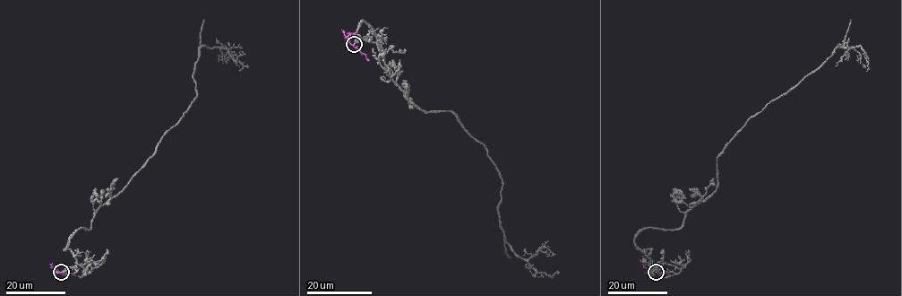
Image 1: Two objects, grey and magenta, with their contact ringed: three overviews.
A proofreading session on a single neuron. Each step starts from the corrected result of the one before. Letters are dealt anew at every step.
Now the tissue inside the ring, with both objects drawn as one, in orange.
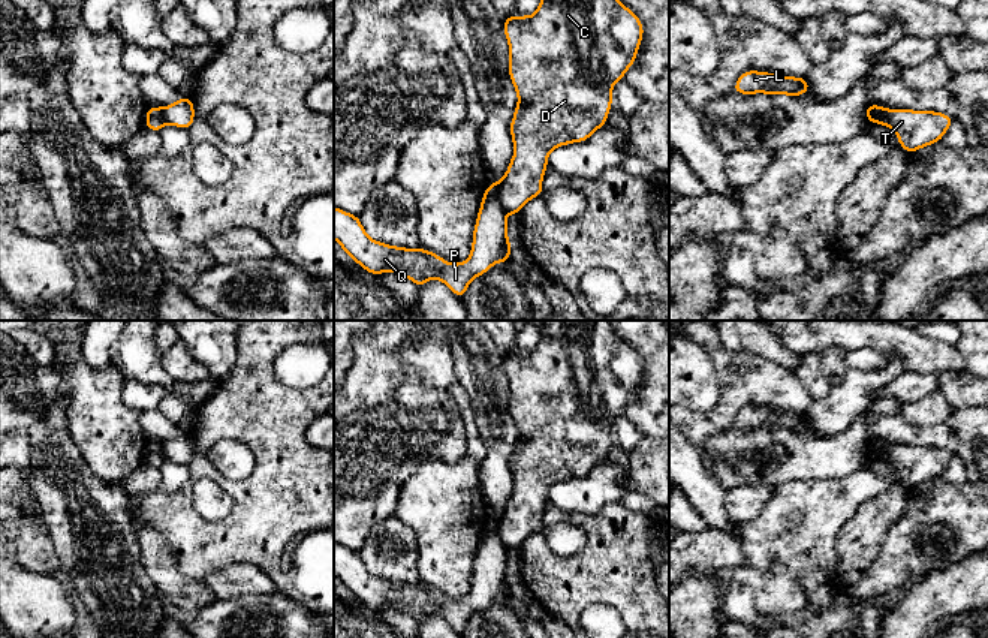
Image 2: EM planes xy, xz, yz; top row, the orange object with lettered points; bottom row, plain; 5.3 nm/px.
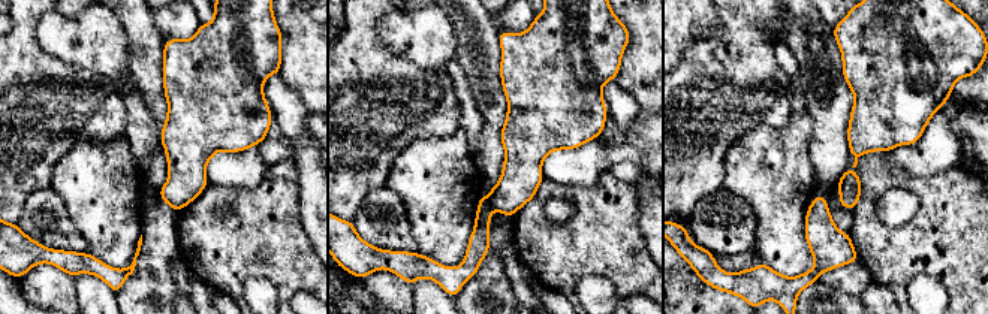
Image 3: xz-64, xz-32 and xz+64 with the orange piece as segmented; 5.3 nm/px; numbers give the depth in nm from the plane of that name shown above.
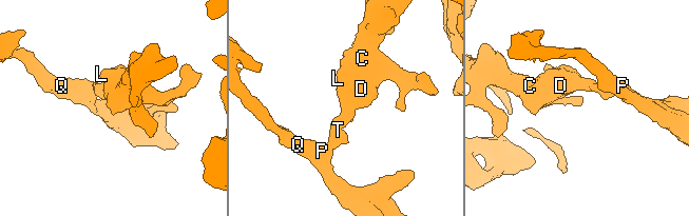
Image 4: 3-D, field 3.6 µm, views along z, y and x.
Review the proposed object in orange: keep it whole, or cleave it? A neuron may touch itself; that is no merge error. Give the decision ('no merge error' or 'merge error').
merge error

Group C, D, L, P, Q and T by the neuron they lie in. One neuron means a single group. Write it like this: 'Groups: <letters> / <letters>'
Groups: C D L / P Q T

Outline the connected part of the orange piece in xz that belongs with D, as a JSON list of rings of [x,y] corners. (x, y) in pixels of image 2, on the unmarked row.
[[[543,320],[540,340],[533,350],[507,352],[503,358],[509,379],[509,412],[518,430],[518,440],[509,463],[513,493],[504,512],[495,520],[501,542],[510,550],[519,550],[530,535],[543,529],[542,514],[548,490],[560,481],[587,476],[608,457],[612,421],[623,415],[635,398],[644,362],[638,350],[618,335],[611,320]]]

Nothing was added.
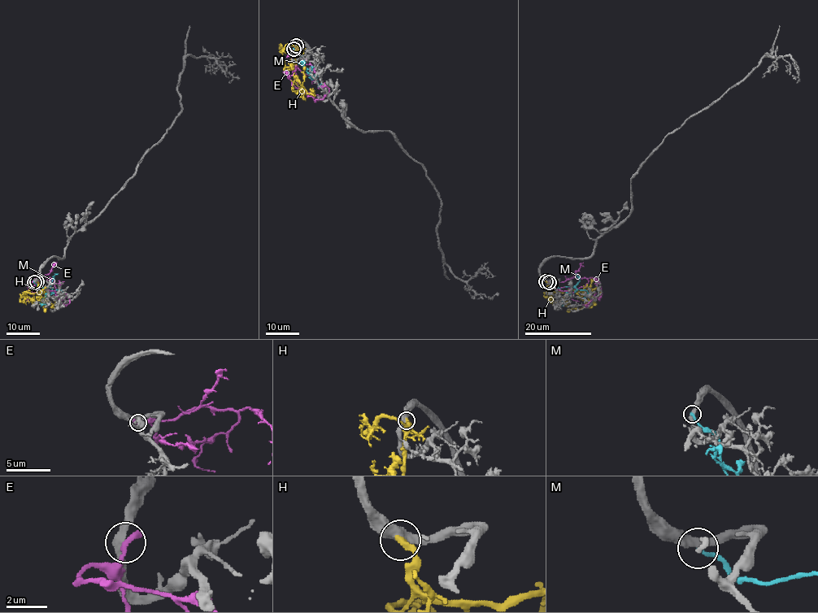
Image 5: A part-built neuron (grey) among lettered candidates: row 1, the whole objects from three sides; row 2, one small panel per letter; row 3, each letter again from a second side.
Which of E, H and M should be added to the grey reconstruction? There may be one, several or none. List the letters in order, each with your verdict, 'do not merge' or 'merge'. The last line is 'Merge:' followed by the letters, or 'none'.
E: do not merge
H: merge
M: do not merge
Merge: H

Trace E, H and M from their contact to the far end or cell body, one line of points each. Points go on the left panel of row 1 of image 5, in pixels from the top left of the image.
E: (35, 283), (36, 277), (52, 280), (56, 295), (60, 299), (67, 296), (69, 302), (62, 306), (59, 302)
H: (36, 281), (36, 291), (34, 291), (45, 311)
M: (34, 282), (39, 287), (48, 286), (52, 289), (52, 293), (43, 298), (43, 302), (39, 302)

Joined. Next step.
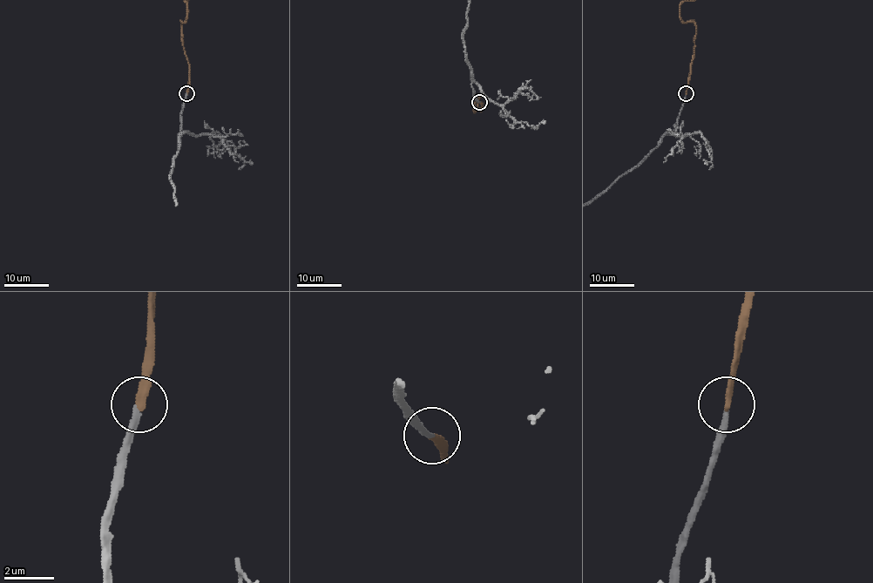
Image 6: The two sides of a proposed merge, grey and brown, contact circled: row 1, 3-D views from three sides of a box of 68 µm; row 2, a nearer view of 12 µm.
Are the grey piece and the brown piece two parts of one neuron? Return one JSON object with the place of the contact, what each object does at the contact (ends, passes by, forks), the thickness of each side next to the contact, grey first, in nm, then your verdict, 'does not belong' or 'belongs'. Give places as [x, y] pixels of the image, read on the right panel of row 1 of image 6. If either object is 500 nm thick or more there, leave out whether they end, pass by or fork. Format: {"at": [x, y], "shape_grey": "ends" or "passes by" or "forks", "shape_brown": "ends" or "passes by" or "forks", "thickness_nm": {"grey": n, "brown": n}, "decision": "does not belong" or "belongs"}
{"at": [686, 93], "shape_grey": "ends", "shape_brown": "ends", "thickness_nm": {"grey": 200, "brown": 280}, "decision": "belongs"}

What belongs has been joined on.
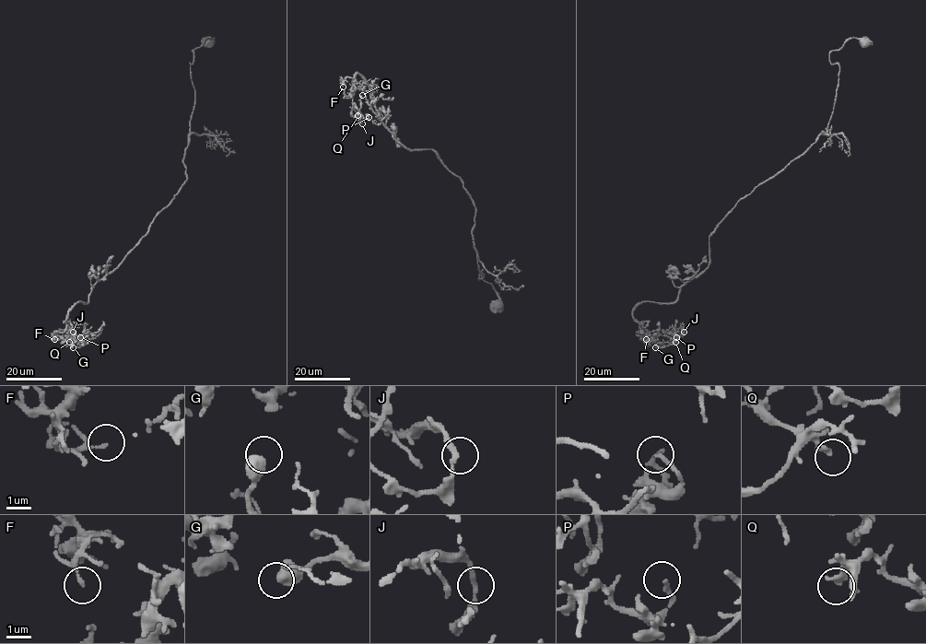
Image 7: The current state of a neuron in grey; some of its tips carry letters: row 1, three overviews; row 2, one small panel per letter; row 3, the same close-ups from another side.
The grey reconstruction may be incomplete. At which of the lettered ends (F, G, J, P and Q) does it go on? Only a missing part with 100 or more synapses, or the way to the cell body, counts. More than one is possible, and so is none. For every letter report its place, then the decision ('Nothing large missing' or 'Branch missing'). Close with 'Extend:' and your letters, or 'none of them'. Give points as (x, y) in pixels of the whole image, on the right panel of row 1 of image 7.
F: Place: (646, 339). Nothing large missing
G: Place: (655, 347). Nothing large missing
J: Place: (684, 332). Nothing large missing
P: Place: (676, 337). Nothing large missing
Q: Place: (675, 342). Nothing large missing
Extend: none of them

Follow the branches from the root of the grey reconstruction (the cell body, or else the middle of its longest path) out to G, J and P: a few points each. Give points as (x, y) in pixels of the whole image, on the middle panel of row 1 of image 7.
G: (496, 305), (483, 270), (478, 279), (463, 182), (432, 149), (393, 137), (357, 73), (359, 111), (362, 95)
J: (496, 305), (483, 270), (478, 279), (463, 182), (432, 149), (393, 137), (357, 73), (362, 123)
P: (496, 305), (483, 270), (478, 279), (463, 182), (432, 149), (393, 137), (357, 73), (352, 102), (369, 117)

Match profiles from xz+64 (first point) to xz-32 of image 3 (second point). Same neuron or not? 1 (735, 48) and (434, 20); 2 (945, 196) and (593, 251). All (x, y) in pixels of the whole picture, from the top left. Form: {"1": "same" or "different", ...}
{"1": "different", "2": "same"}

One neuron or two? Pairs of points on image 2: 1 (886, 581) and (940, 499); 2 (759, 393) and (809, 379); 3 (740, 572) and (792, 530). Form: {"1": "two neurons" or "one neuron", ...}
{"1": "one neuron", "2": "two neurons", "3": "two neurons"}

